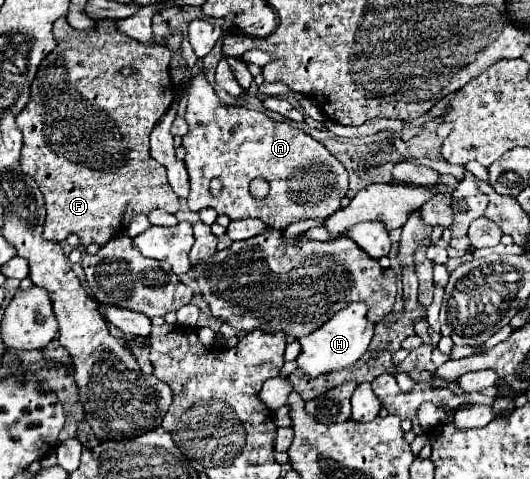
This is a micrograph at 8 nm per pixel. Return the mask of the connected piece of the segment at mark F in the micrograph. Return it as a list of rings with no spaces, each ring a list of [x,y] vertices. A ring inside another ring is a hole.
[[[60,17],[54,23],[54,37],[58,45],[42,59],[30,87],[26,109],[16,115],[24,139],[20,169],[30,175],[44,193],[48,211],[44,239],[60,243],[66,235],[76,233],[82,247],[90,243],[104,247],[110,239],[126,231],[132,217],[140,213],[148,215],[154,209],[176,213],[180,207],[178,195],[168,185],[166,169],[150,157],[150,131],[174,101],[168,67],[170,51],[162,45],[144,45],[116,31],[116,21],[112,19],[96,19],[96,25],[90,29],[72,29],[66,17]],[[126,65],[132,65],[136,75],[124,77],[120,69]]]

